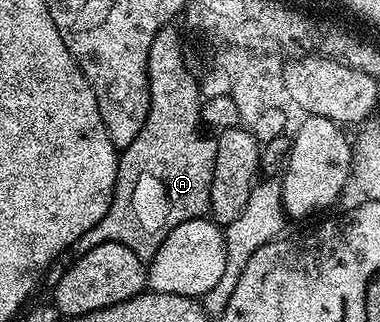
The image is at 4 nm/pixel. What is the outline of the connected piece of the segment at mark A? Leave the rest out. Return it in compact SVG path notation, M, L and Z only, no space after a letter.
M169 24L161 28L154 36L154 44L150 44L150 56L148 57L148 83L150 84L150 112L146 116L146 124L142 124L142 132L138 132L138 136L134 140L134 144L130 144L124 150L119 151L118 161L116 163L116 187L112 193L112 203L106 212L106 216L102 216L102 220L98 220L98 224L94 224L94 228L90 228L90 232L86 232L86 236L82 236L78 240L74 240L71 253L79 256L90 252L90 248L98 248L98 244L106 244L107 242L117 242L118 244L126 244L126 248L130 248L130 252L134 252L138 257L149 260L154 257L162 246L162 242L166 240L166 236L174 231L183 221L191 218L203 218L209 213L208 205L210 204L210 184L214 176L214 156L216 155L216 139L215 137L203 134L202 119L200 117L200 107L202 105L202 97L199 94L199 86L197 77L192 76L188 71L188 66L184 63L184 50L180 47L180 34L175 30L175 25Z

